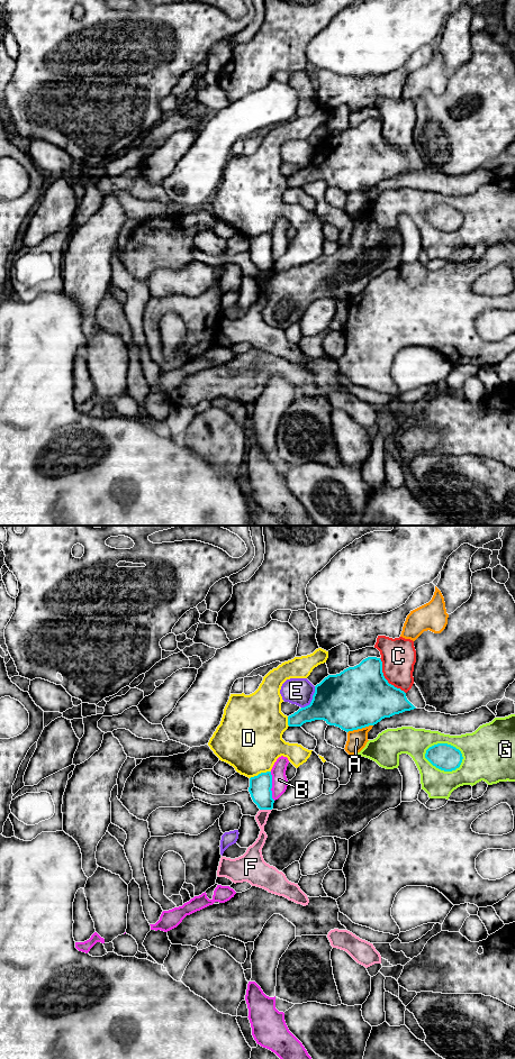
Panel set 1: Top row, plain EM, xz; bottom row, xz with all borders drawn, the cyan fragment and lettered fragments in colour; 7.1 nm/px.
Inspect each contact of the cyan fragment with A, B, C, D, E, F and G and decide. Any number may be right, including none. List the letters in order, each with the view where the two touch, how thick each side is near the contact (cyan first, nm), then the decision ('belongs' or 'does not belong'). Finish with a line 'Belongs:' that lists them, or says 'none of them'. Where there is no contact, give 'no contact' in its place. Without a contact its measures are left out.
A: xz | 440/140 nm | does not belong
B: xz | 160/110 nm | does not belong
C: xz | 440/260 nm | does not belong
D: xz | 160/440 nm | does not belong
E: xz | 400/190 nm | does not belong
F: xz | 160/90 nm | does not belong
G: xz | 190/260 nm | does not belong
Belongs: none of them

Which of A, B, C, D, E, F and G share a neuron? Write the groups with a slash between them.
A / B / C / D / E / F / G

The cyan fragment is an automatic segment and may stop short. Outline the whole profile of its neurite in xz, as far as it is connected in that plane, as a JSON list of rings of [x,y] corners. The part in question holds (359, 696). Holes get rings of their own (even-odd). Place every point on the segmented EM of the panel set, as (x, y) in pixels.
[[[368,657],[317,684],[310,704],[289,715],[288,725],[324,720],[349,732],[414,709],[406,693],[385,678],[381,659]]]

